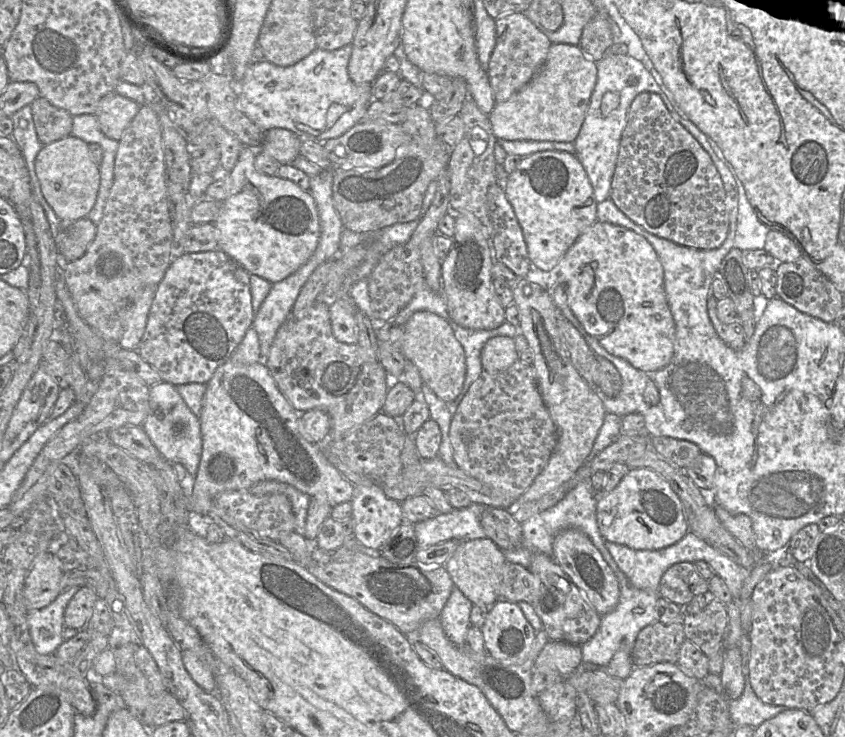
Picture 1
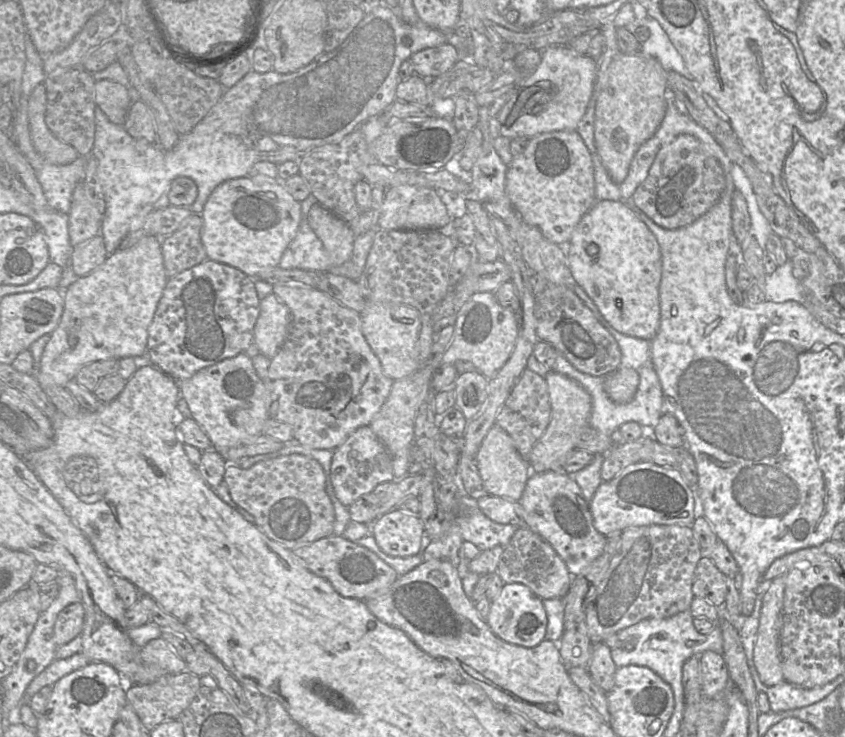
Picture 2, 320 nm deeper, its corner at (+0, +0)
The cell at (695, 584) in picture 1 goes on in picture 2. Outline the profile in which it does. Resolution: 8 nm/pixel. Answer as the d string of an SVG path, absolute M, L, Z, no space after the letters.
M702 556L696 565L693 577L694 596L704 599L721 611L727 591L726 576L709 557Z

